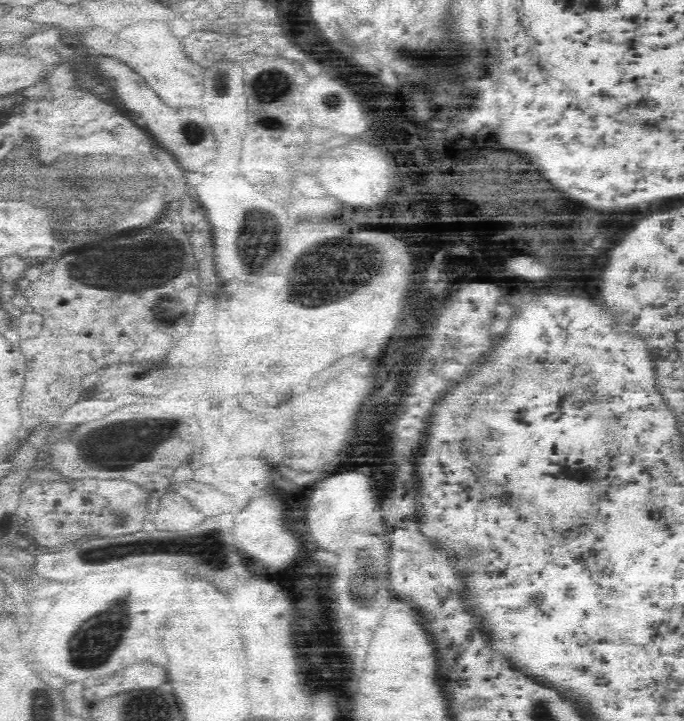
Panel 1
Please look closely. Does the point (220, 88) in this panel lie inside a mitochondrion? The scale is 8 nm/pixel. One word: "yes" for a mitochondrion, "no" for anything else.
yes

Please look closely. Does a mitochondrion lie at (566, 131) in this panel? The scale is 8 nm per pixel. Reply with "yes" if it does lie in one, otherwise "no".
no

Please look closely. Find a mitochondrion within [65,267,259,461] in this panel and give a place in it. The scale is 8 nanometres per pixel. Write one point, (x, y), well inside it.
(176, 310)

